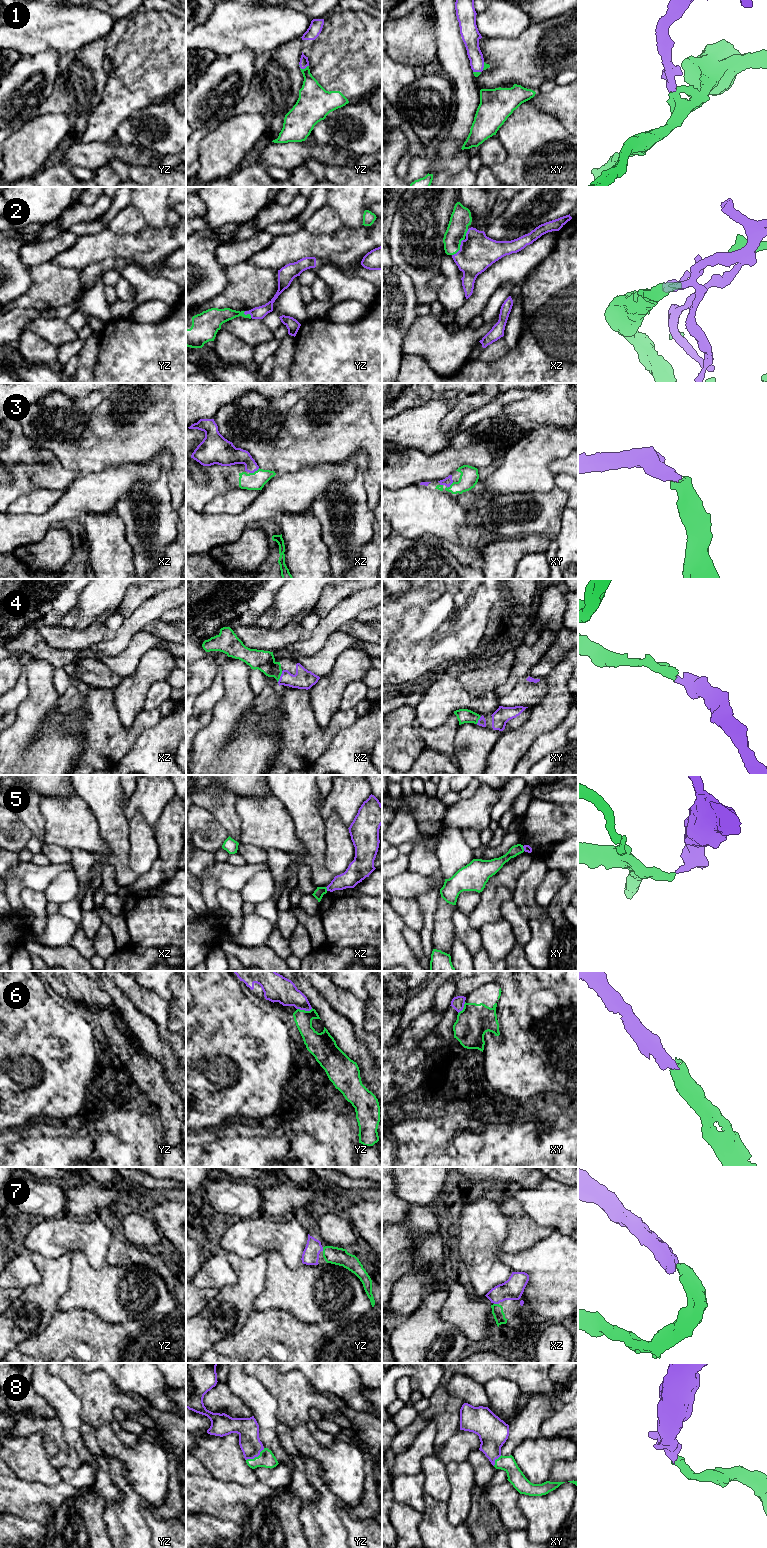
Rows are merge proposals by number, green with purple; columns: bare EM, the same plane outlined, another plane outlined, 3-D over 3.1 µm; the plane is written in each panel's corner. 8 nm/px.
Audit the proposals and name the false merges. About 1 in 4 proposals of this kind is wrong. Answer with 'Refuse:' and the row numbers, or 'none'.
Refuse: 5, 6

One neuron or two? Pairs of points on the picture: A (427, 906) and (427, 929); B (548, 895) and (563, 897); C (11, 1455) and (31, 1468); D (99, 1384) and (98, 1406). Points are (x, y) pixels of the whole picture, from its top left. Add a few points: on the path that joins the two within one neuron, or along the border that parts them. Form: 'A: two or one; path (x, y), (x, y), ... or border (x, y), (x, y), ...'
A: one; path (428, 912), (428, 923)
B: two; border (565, 875), (565, 883), (555, 894), (546, 909)
C: one; path (16, 1455), (26, 1463)
D: one; path (98, 1389), (98, 1401)

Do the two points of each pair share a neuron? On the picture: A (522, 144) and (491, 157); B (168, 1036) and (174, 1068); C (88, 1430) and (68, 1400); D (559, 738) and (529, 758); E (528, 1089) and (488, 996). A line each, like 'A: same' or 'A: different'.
A: different
B: different
C: different
D: same
E: different

